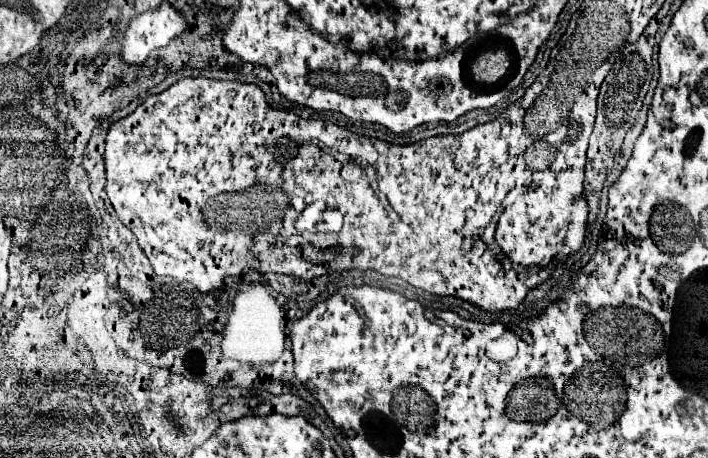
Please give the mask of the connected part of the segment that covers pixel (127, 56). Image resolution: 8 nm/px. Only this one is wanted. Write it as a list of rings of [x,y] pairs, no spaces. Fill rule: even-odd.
[[[164,1],[156,9],[138,13],[122,37],[122,61],[126,65],[140,65],[154,49],[166,47],[174,37],[186,29],[186,17]],[[138,49],[138,51],[136,51]],[[144,49],[144,51],[142,51]]]

